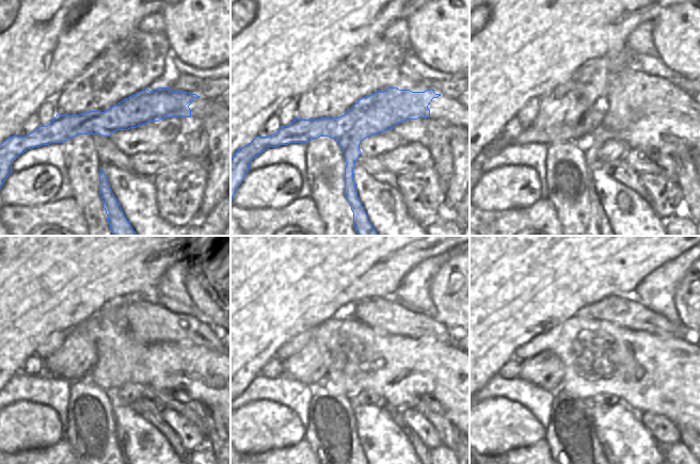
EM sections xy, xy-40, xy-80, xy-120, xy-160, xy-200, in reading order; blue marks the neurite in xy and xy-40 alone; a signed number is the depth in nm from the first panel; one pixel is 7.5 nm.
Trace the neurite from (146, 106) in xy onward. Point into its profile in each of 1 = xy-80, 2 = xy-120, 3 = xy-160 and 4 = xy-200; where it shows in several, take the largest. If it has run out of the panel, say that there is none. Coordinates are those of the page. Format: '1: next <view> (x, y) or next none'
1: next xy-80 (615, 111)
2: next xy-120 (154, 334)
3: next xy-160 (427, 334)
4: next xy-200 (666, 332)

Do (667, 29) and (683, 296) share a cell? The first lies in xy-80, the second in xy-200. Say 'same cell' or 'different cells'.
same cell

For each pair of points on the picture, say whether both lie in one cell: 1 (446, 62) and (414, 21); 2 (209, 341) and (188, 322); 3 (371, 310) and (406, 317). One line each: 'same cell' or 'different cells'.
1: same cell
2: same cell
3: same cell

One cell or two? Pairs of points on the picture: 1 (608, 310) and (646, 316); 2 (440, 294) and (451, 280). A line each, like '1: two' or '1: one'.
1: one
2: one

